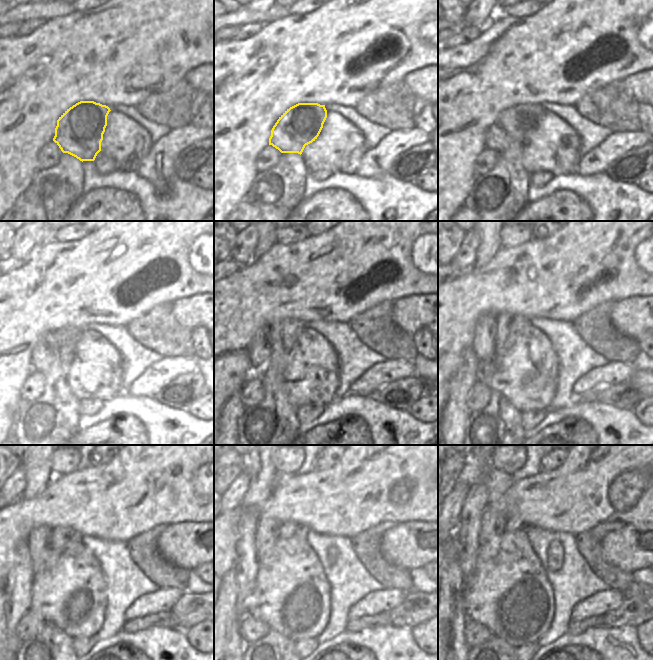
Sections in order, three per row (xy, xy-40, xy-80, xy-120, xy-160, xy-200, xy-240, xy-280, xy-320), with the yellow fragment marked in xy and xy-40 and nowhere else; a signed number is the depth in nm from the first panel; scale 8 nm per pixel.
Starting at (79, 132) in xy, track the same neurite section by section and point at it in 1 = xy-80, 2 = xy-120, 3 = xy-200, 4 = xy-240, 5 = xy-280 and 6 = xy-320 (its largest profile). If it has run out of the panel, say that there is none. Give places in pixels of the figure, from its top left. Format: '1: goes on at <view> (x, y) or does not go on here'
1: goes on at xy-80 (513, 124)
2: goes on at xy-120 (62, 342)
3: goes on at xy-200 (486, 328)
4: goes on at xy-240 (38, 541)
5: goes on at xy-280 (267, 532)
6: goes on at xy-320 (494, 520)

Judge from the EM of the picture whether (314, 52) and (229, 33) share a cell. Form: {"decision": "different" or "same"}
{"decision": "different"}

